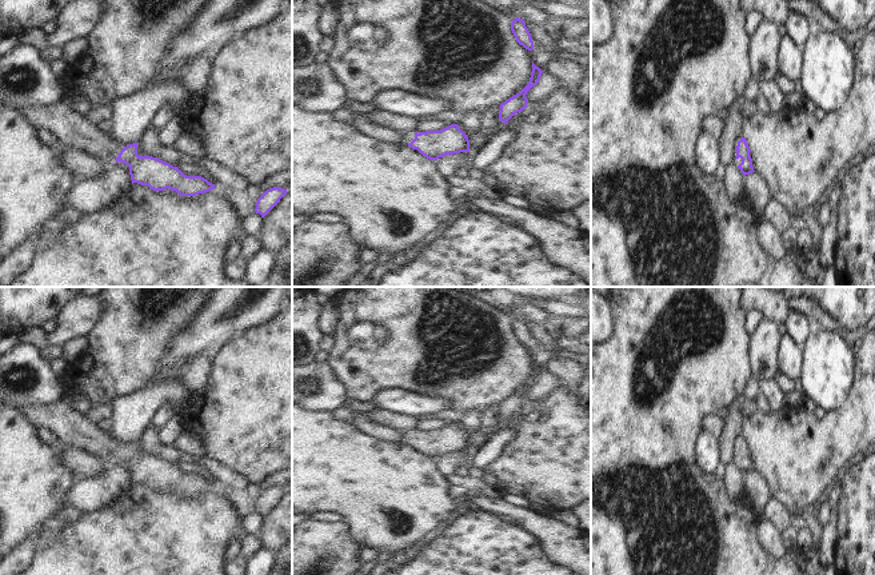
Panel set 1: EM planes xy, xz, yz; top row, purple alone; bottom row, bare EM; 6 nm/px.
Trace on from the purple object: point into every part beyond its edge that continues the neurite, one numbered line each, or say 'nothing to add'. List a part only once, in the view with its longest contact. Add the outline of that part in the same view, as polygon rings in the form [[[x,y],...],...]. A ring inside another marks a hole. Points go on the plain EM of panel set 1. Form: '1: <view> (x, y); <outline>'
1: xz (406, 436); [[[407,430],[400,434],[400,443],[408,446],[408,443],[415,438],[415,430]]]

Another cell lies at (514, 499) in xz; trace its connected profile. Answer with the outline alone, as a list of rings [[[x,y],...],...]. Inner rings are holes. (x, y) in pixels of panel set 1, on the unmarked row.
[[[502,494],[500,496],[506,503],[514,507],[523,507],[523,508],[530,507],[530,502],[520,494]]]

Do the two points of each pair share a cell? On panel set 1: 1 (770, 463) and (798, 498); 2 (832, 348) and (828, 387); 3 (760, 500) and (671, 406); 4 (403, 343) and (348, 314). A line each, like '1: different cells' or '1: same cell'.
1: same cell
2: same cell
3: different cells
4: same cell

